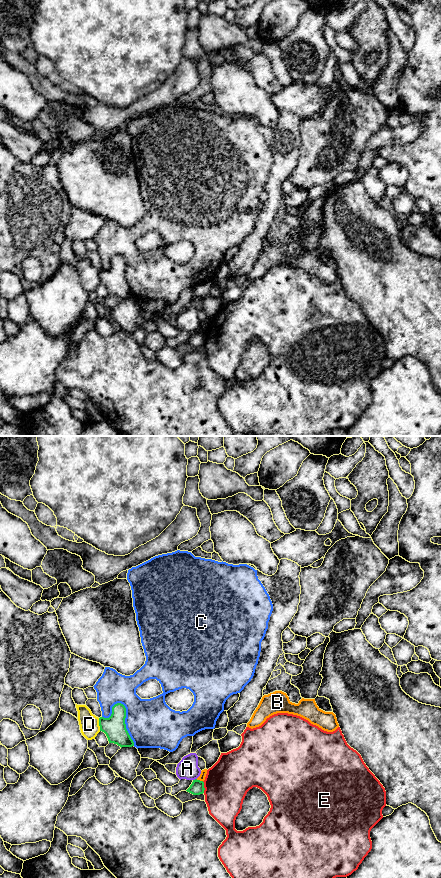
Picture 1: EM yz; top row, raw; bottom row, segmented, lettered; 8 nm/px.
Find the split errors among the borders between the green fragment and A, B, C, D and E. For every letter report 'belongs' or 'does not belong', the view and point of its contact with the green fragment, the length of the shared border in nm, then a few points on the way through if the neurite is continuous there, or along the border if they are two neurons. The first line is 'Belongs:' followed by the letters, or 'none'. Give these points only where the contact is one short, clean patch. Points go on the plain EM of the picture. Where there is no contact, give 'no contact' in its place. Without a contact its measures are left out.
Belongs: none
A: does not belong | yz (195, 331) | 40 nm
B: does not belong | yz (199, 332) | 60 nm | along yz (196, 331), (202, 333)
C: does not belong | yz (124, 274) | 380 nm
D: does not belong | yz (99, 276) | 110 nm | along yz (98, 270), (100, 282)
E: does not belong | yz (203, 339) | 100 nm

